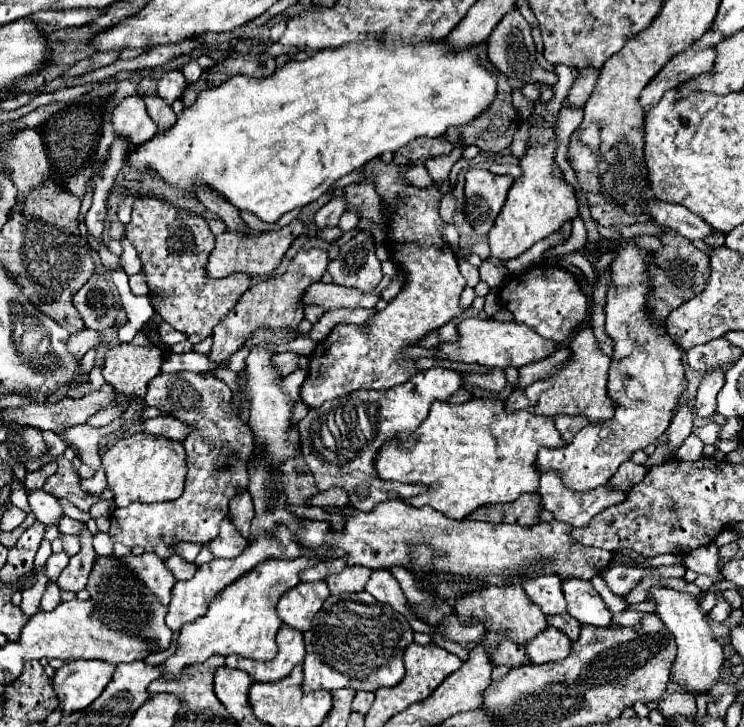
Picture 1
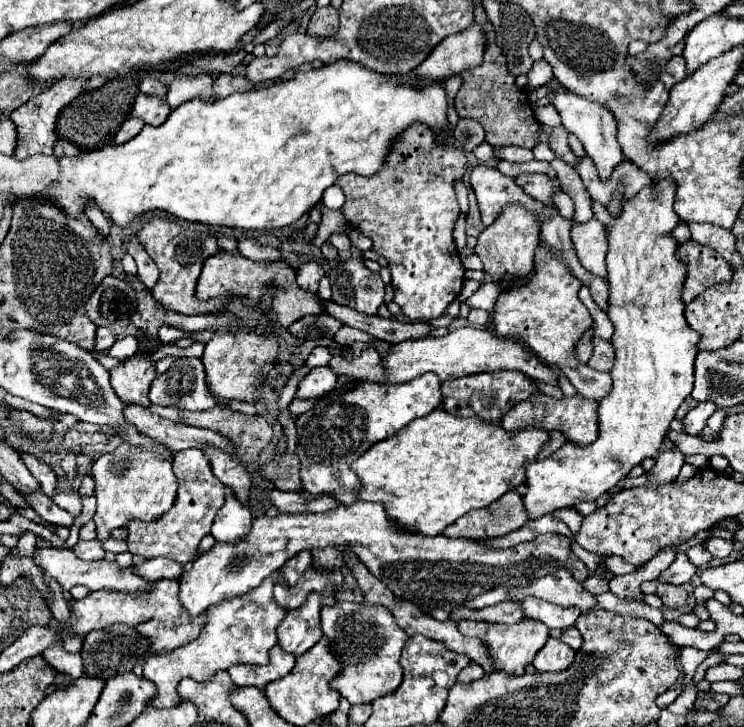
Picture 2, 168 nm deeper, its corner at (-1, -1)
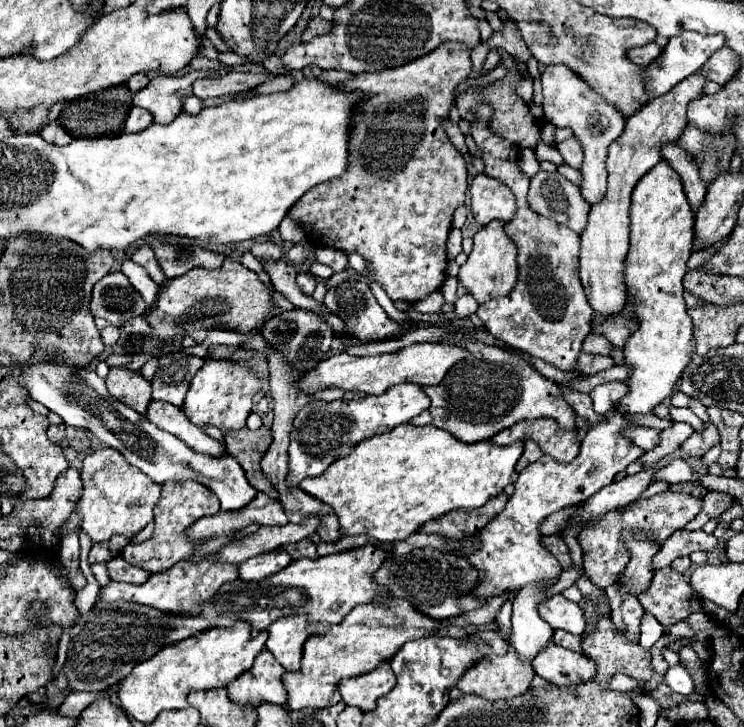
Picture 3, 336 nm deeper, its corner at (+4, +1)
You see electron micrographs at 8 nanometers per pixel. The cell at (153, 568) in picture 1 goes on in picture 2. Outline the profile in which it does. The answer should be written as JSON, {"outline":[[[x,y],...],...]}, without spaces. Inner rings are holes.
{"outline":[[[35,549],[33,553],[33,561],[37,567],[41,567],[47,575],[51,575],[53,579],[57,579],[61,583],[61,587],[67,591],[73,585],[85,585],[89,591],[97,591],[97,589],[107,589],[107,591],[129,591],[129,593],[137,593],[137,591],[147,591],[153,583],[143,581],[141,577],[133,575],[131,567],[125,571],[119,571],[117,563],[109,563],[105,559],[101,561],[81,561],[77,559],[77,555],[73,555],[73,551],[67,549]]]}

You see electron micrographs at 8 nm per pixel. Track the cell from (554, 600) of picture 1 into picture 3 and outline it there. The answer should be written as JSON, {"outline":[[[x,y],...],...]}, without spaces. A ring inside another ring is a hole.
{"outline":[[[554,595],[548,601],[538,605],[538,615],[552,627],[564,629],[574,635],[582,635],[586,629],[582,607],[578,603],[568,601],[564,595]]]}

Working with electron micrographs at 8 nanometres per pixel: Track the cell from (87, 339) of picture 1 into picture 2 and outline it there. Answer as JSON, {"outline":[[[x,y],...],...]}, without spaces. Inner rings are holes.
{"outline":[[[99,327],[97,329],[97,339],[95,339],[95,351],[107,351],[113,343],[115,343],[115,333],[113,331],[109,331],[107,327]]]}

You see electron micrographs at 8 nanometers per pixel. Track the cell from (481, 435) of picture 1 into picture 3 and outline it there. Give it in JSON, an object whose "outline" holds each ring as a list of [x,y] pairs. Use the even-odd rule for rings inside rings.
{"outline":[[[404,423],[386,435],[376,435],[368,441],[362,441],[348,457],[334,461],[320,475],[320,479],[308,479],[300,489],[334,507],[342,535],[370,535],[378,541],[404,541],[426,521],[438,519],[456,509],[476,509],[504,491],[504,487],[514,483],[518,477],[514,467],[522,455],[522,449],[524,443],[520,441],[508,447],[498,447],[488,439],[478,443],[464,443],[440,427],[418,427]]]}

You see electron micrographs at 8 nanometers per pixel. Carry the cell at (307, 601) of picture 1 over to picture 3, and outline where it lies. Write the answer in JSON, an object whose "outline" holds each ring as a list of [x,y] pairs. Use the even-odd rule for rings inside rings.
{"outline":[[[288,615],[274,621],[268,627],[268,641],[266,649],[284,665],[286,671],[300,669],[302,647],[304,641],[310,637],[308,633],[308,617],[306,615]]]}

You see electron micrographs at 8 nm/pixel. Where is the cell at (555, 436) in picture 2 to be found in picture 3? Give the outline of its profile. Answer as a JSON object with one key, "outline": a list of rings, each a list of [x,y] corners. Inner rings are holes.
{"outline":[[[526,441],[524,443],[524,453],[522,453],[522,457],[520,457],[518,465],[516,465],[516,471],[522,471],[526,465],[538,461],[542,455],[544,453],[542,453],[542,449],[540,449],[540,445],[536,441]]]}

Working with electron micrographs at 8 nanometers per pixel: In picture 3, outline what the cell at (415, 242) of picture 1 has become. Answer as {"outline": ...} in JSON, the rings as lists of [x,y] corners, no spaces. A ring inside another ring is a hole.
{"outline":[[[446,41],[432,53],[402,67],[362,73],[352,81],[340,83],[340,87],[346,91],[360,89],[366,95],[366,101],[360,103],[352,119],[350,169],[342,177],[332,179],[330,183],[320,183],[312,191],[304,193],[294,209],[288,211],[288,217],[302,223],[312,245],[360,253],[392,301],[422,301],[438,291],[446,279],[446,241],[450,221],[456,207],[464,203],[468,173],[464,157],[440,127],[440,119],[448,117],[454,87],[472,71],[470,51],[472,49],[460,41]]]}

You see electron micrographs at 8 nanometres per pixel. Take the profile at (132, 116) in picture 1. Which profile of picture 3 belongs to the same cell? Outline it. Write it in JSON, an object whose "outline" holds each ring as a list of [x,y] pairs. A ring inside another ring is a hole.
{"outline":[[[192,71],[184,77],[172,77],[172,75],[158,75],[158,79],[152,79],[146,89],[140,89],[132,103],[150,111],[156,123],[170,123],[178,111],[182,111],[182,99],[176,93],[190,95],[192,83],[198,77],[206,77],[208,71]]]}

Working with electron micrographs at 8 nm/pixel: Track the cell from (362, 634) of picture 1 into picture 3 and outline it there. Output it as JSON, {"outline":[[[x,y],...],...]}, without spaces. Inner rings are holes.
{"outline":[[[382,661],[374,671],[342,679],[338,683],[338,691],[346,705],[360,707],[362,711],[372,711],[376,707],[376,699],[390,693],[396,685],[394,671],[390,669],[390,661]]]}

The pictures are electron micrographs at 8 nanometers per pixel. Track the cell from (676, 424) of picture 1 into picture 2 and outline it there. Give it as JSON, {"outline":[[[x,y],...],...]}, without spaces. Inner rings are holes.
{"outline":[[[675,447],[671,451],[667,451],[667,453],[661,453],[657,457],[657,461],[655,461],[655,467],[647,473],[649,475],[647,485],[655,487],[655,485],[661,485],[661,483],[673,481],[679,475],[679,469],[681,469],[683,463],[685,463],[685,457]]]}

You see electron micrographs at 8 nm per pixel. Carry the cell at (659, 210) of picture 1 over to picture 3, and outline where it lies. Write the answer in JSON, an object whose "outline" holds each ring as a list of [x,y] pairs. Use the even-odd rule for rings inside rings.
{"outline":[[[576,137],[558,143],[556,149],[562,153],[566,165],[570,165],[572,169],[580,169],[580,167],[582,167],[582,147],[580,147],[580,143],[576,141]]]}

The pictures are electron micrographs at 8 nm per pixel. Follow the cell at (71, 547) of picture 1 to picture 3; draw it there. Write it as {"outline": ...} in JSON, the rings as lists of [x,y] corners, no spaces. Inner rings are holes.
{"outline":[[[96,543],[90,549],[88,561],[90,563],[102,563],[102,561],[108,561],[110,557],[112,557],[112,553],[108,553],[108,543]]]}

